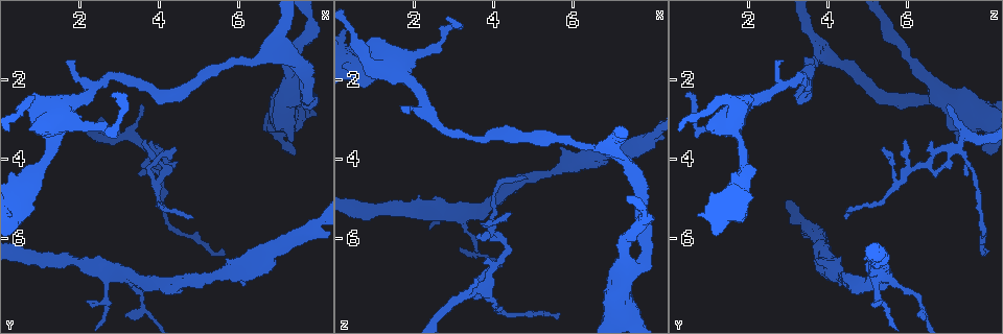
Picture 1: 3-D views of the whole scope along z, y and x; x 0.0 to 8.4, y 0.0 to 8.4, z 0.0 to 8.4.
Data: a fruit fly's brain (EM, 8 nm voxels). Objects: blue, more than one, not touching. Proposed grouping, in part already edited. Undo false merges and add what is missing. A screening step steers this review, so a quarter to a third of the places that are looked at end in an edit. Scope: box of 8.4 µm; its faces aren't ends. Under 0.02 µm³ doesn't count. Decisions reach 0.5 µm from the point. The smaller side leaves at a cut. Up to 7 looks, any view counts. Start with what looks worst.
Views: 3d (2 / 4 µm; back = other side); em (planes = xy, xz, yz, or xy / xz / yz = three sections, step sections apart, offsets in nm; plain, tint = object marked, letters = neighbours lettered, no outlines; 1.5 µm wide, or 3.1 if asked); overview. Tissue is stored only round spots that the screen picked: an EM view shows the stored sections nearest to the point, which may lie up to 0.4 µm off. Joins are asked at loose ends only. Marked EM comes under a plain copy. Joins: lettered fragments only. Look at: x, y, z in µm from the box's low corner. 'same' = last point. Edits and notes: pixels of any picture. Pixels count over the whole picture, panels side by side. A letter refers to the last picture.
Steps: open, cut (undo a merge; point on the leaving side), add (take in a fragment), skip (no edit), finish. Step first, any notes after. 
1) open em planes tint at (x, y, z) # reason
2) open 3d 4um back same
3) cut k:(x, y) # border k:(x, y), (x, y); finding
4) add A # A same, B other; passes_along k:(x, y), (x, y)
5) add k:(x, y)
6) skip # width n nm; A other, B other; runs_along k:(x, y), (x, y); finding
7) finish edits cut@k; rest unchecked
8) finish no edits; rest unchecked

open em yz step 4 letters at (0.75, 3.25, 1.10)

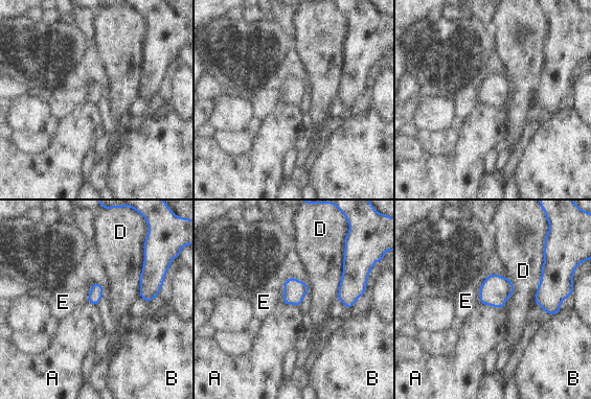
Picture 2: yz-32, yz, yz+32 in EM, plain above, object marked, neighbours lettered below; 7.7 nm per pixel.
open em planes letters same

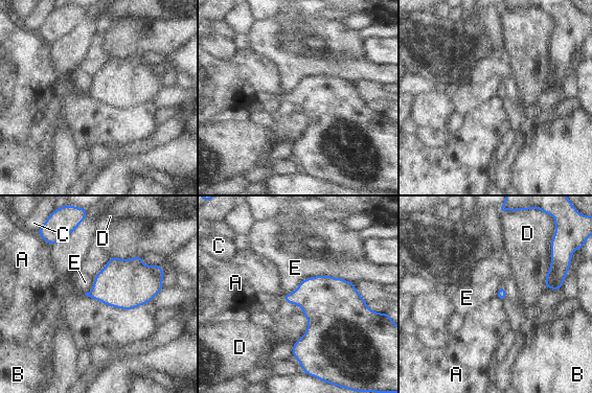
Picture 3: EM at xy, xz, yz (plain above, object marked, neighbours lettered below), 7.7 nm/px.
skip # A other, B other, C other, D other, E other; border 3:(84, 293), (126, 309), (150, 301); none of them fits

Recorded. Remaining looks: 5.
open em xy step 4 letters at (6.60, 0.95, 3.55) # branch stops here

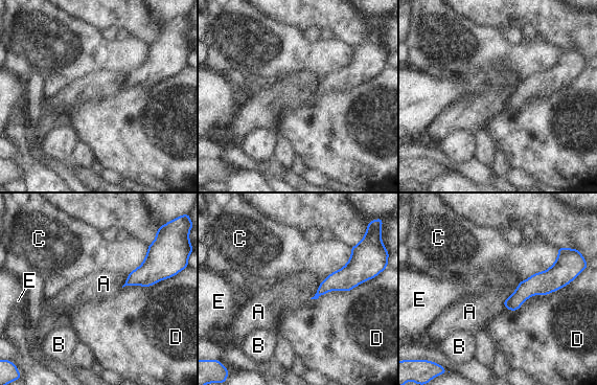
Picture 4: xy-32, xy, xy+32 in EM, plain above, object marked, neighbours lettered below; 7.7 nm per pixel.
skip # A other, B other, C other, D other, E other; no lettered fragment goes on from it

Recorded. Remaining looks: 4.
open em planes tint at (3.65, 3.50, 5.90)

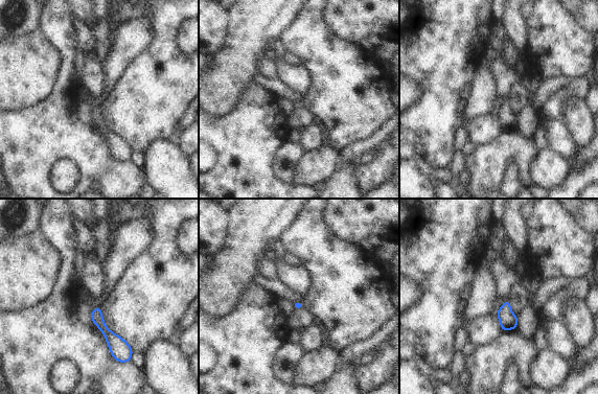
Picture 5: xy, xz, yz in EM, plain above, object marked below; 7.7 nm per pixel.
open em planes letters same

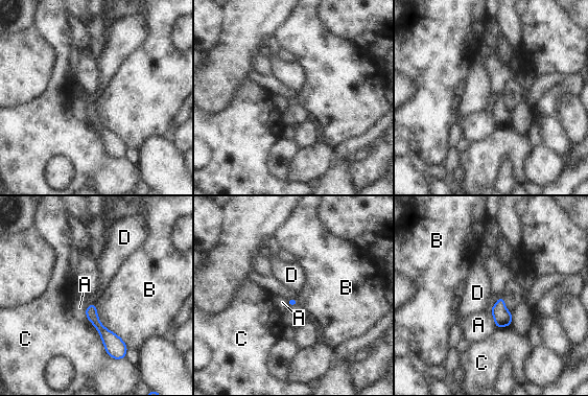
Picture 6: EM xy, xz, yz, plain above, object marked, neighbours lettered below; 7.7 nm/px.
skip # A other, B other, C other, D other; border 6:(94, 304), (98, 320), (128, 348); none of them fits

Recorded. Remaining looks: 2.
finish no edits; rest unchecked

